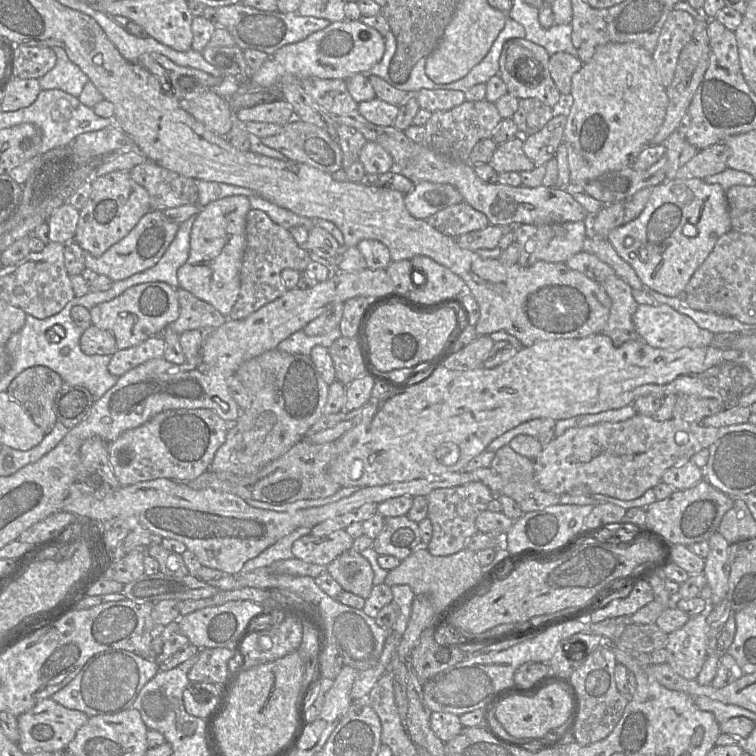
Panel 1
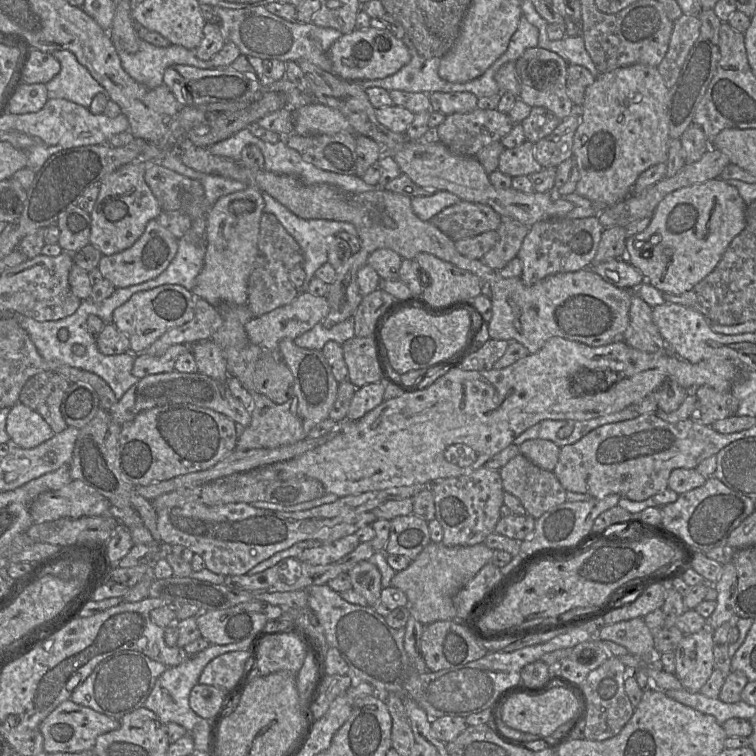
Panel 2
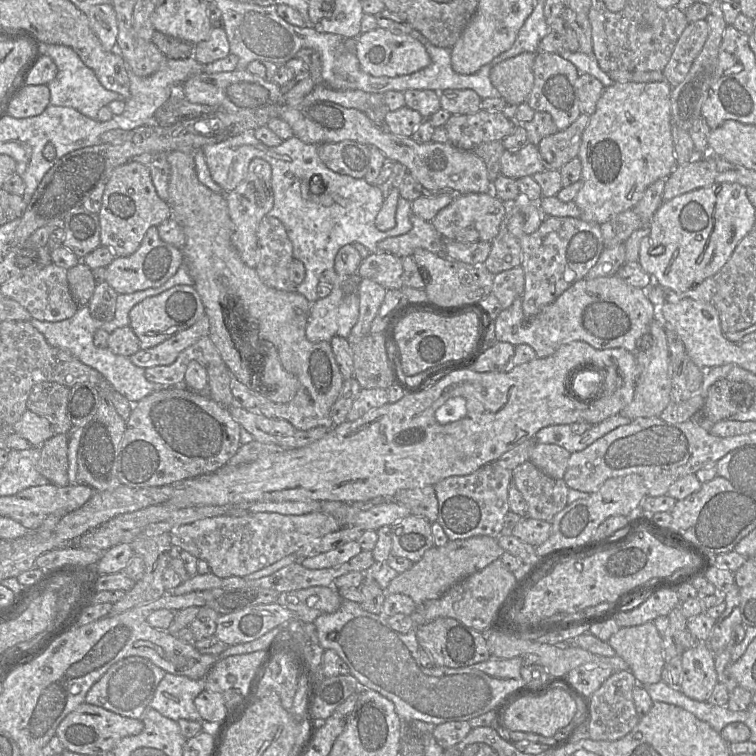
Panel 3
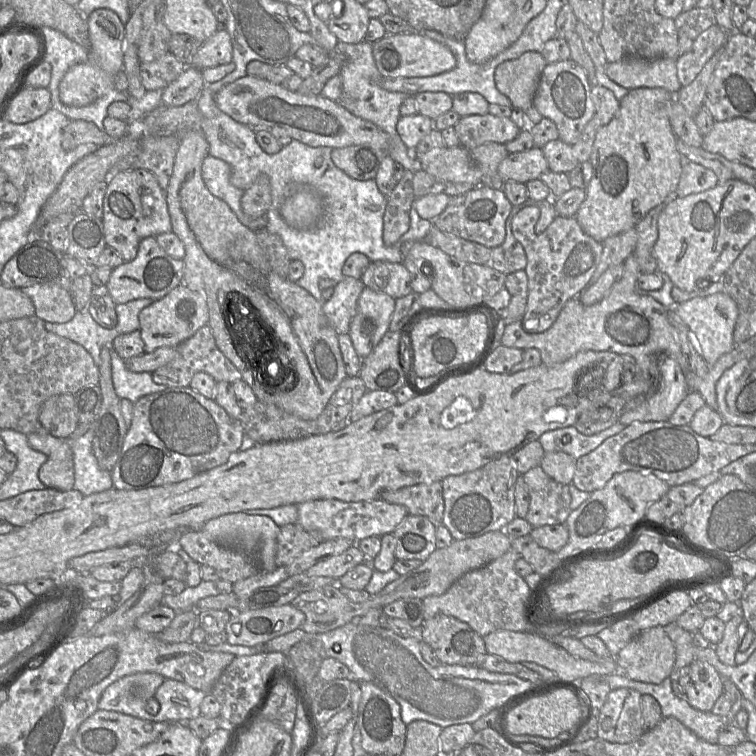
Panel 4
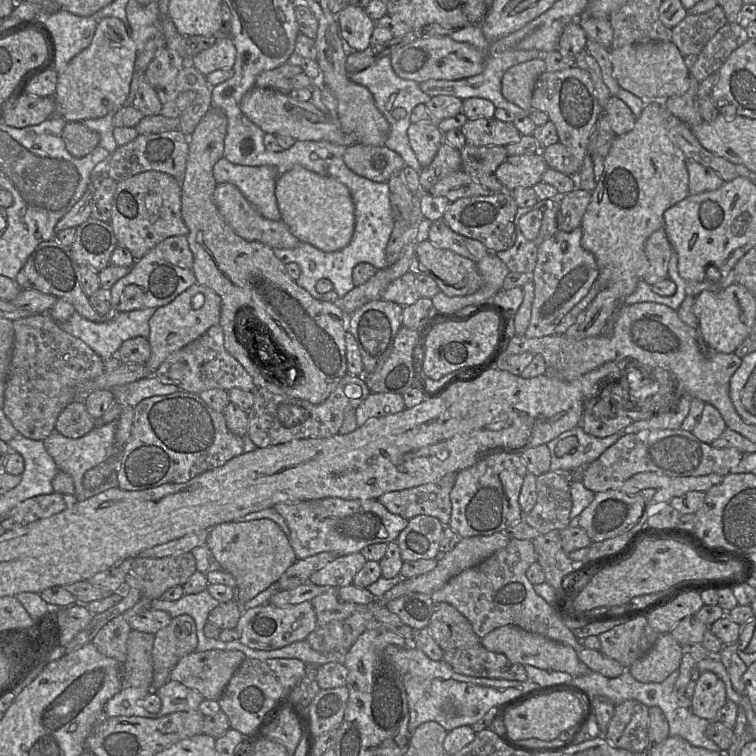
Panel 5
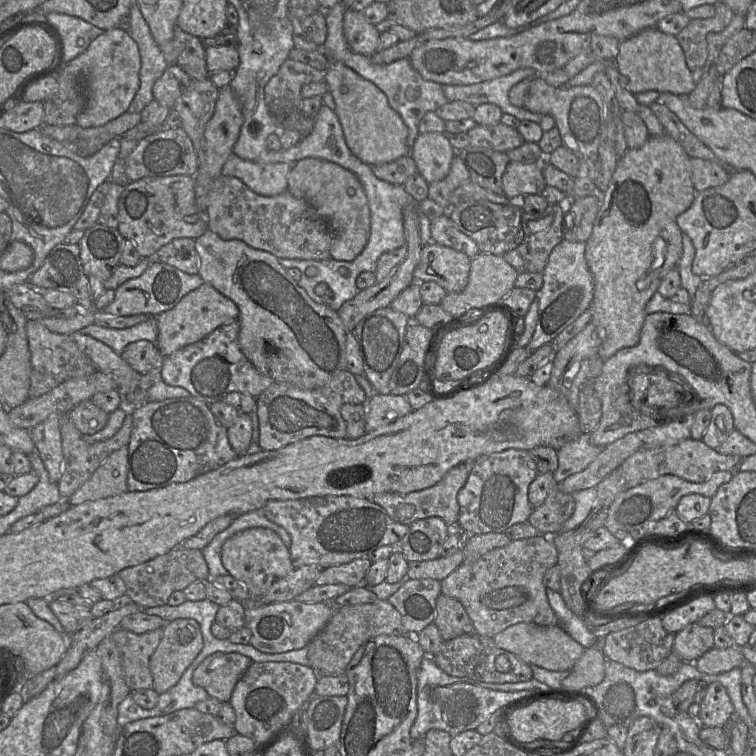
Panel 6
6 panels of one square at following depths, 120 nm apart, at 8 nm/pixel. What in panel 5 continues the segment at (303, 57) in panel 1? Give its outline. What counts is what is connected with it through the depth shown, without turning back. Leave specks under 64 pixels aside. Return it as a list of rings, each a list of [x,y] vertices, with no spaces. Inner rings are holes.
[[[433,36],[419,38],[397,49],[389,57],[392,68],[399,77],[421,83],[431,79],[460,80],[478,75],[484,69],[486,53],[449,36]]]

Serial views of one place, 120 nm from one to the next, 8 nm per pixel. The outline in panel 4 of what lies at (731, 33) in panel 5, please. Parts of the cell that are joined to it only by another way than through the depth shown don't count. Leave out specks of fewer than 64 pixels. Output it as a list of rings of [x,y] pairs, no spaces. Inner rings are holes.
[[[715,24],[693,41],[691,51],[678,56],[676,59],[677,77],[682,86],[693,82],[708,60],[725,46],[729,34]]]

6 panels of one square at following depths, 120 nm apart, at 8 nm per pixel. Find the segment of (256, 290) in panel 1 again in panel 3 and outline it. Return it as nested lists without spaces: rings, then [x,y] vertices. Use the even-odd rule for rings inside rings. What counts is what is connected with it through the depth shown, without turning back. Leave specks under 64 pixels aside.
[[[266,215],[258,225],[256,236],[259,249],[259,260],[255,270],[260,280],[266,286],[276,290],[286,292],[296,291],[297,285],[292,282],[289,275],[289,266],[294,260],[293,247],[284,225],[278,218]]]

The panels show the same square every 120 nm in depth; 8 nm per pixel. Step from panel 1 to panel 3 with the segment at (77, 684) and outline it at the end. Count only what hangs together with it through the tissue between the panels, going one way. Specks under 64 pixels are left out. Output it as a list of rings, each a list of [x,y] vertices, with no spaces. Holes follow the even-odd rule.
[[[129,656],[114,663],[86,694],[85,702],[102,707],[124,717],[140,719],[154,696],[156,688],[166,671],[150,660]]]

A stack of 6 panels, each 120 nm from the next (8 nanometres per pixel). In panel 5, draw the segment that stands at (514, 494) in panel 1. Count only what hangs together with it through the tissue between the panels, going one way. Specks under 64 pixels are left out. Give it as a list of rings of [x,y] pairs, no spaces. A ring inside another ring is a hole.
[[[551,470],[536,477],[537,500],[532,510],[524,515],[524,520],[539,534],[562,530],[570,525],[570,482]]]

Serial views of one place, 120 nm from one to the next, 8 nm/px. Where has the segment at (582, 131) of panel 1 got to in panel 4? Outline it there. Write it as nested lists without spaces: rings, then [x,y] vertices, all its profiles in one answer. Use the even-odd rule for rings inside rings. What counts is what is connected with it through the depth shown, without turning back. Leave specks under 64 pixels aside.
[[[660,87],[631,89],[619,100],[619,110],[612,120],[598,129],[589,158],[593,175],[585,189],[585,200],[575,215],[582,230],[596,241],[603,243],[608,237],[635,228],[651,209],[664,203],[669,195],[675,193],[684,158],[677,149],[677,137],[668,115],[672,95],[674,94]]]

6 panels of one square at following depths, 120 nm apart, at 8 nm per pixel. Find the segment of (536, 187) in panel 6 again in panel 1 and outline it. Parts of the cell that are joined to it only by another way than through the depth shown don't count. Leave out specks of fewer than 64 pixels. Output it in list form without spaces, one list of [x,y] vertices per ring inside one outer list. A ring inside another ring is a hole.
[[[517,135],[512,140],[498,145],[488,164],[497,173],[533,170],[536,166],[523,150],[524,138]]]

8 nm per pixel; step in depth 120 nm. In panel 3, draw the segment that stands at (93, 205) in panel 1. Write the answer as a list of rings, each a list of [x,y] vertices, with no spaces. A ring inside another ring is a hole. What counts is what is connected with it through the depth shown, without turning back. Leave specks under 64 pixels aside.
[[[130,160],[116,167],[105,183],[102,205],[98,212],[101,246],[109,248],[116,257],[133,254],[140,246],[147,230],[158,227],[172,218],[167,201],[162,200],[145,165]]]

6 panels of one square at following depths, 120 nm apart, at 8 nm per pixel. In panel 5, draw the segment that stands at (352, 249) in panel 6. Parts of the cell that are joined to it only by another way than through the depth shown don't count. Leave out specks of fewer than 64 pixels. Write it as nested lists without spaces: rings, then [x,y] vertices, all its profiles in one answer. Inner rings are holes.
[[[296,165],[279,176],[275,195],[280,219],[301,242],[324,252],[339,251],[350,243],[355,228],[355,207],[343,183]]]

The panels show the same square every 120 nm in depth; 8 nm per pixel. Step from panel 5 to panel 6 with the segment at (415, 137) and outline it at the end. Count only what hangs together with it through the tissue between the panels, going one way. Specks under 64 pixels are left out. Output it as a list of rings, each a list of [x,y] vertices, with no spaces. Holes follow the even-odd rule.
[[[419,133],[411,148],[418,173],[428,182],[444,179],[449,173],[451,162],[458,152],[451,146],[445,133]]]

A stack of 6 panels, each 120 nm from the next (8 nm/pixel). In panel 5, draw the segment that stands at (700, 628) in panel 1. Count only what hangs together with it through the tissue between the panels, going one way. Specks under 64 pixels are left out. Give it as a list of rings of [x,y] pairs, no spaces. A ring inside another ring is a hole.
[[[702,671],[696,681],[691,707],[695,715],[713,721],[728,700],[724,682],[711,671]]]

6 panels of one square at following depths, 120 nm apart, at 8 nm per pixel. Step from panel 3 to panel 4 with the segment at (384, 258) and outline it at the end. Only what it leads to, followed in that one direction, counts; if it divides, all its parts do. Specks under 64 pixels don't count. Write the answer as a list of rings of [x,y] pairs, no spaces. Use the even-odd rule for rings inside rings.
[[[370,262],[360,279],[365,287],[385,293],[394,299],[413,292],[410,285],[410,274],[403,262]]]

